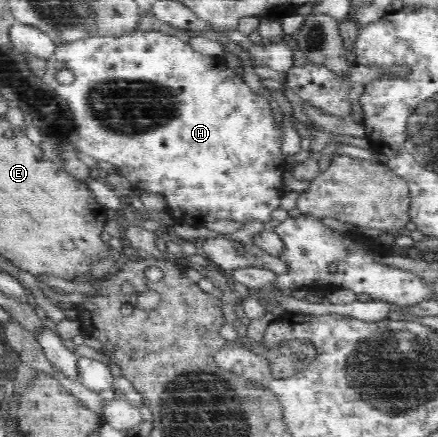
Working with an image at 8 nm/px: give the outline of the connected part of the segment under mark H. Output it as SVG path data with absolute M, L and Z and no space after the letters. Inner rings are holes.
M135 29L133 32L121 35L91 36L71 43L59 44L56 50L48 57L46 70L41 77L48 87L53 89L55 95L61 97L69 104L73 112L74 122L77 124L78 149L96 159L105 168L115 170L118 175L130 181L131 189L139 189L139 192L149 191L163 195L166 200L166 215L172 222L189 224L190 226L206 226L211 221L230 220L245 225L251 221L269 222L271 213L280 207L281 197L285 193L283 173L287 170L287 164L282 152L283 131L281 125L275 123L272 107L269 107L267 98L254 93L249 84L238 76L225 63L217 63L215 57L199 54L189 47L189 43L183 43L174 35L163 35L163 31L142 31ZM61 69L73 71L74 81L70 84L58 84L54 76Z

